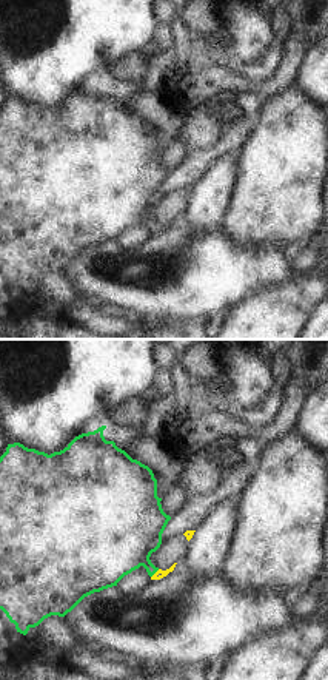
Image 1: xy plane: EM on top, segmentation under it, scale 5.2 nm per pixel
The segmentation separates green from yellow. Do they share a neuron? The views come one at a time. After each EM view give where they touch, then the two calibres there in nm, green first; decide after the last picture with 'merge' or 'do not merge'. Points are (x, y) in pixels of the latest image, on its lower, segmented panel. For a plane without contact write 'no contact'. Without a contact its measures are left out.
(154, 572) | 360/50 nm

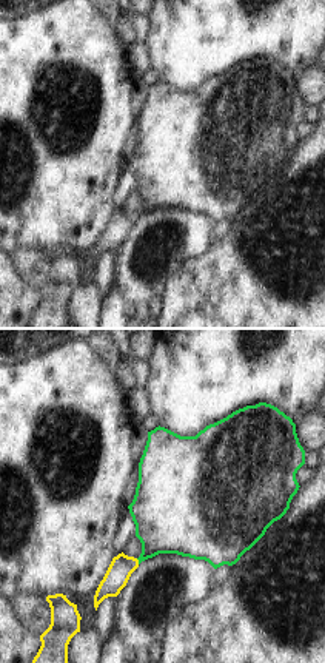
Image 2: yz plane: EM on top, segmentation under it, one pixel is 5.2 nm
(139, 562) | 320/120 nm

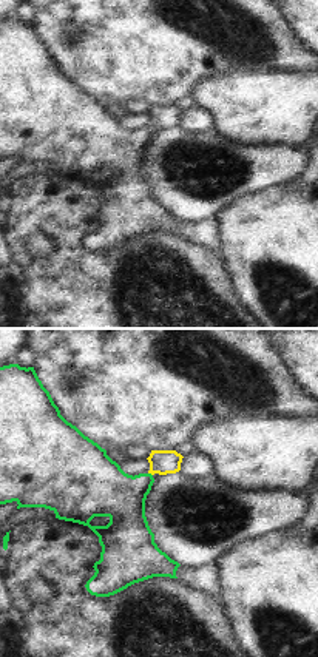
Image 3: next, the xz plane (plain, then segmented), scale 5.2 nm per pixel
(150, 474) | 280/130 nm

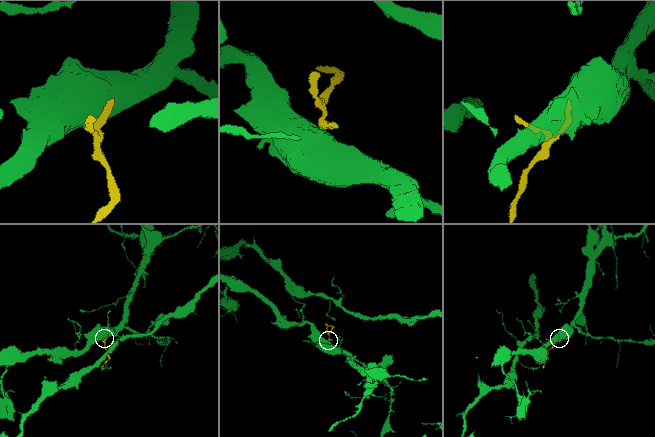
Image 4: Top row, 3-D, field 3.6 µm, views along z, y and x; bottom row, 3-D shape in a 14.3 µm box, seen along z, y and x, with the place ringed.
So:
merge

